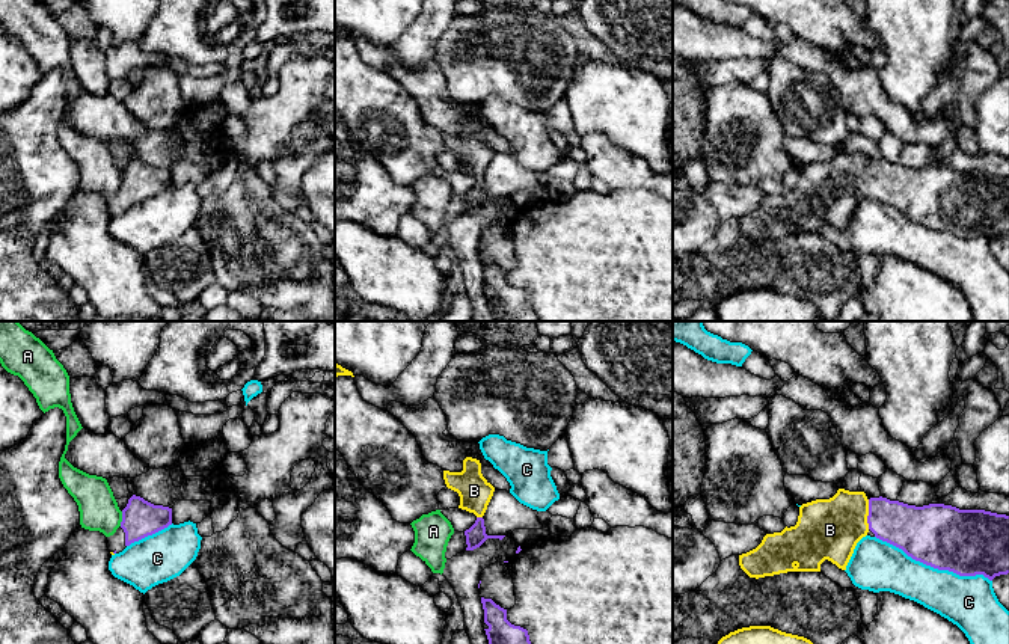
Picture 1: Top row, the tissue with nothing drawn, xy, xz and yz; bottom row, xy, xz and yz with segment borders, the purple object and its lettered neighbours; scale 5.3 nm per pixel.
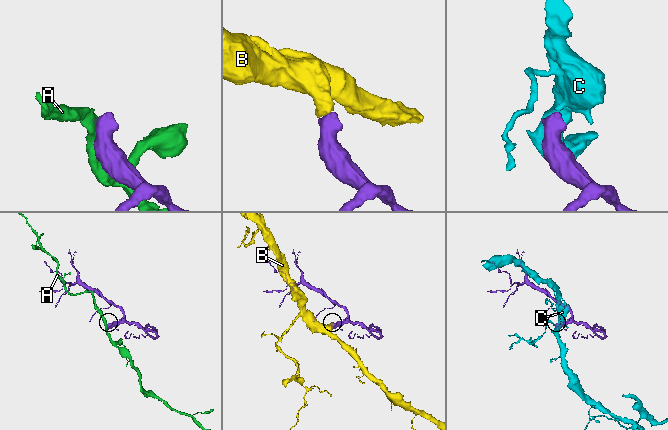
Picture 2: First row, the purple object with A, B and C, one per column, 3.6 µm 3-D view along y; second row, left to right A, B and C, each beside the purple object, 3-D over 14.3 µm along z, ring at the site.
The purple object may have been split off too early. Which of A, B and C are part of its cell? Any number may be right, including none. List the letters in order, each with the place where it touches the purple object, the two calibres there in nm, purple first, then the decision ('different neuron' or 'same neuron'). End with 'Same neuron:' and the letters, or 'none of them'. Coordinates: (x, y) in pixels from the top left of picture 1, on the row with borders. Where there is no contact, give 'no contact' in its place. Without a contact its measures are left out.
A: xy (122, 519) | 190/200 nm | different neuron
B: yz (869, 515) | 240/320 nm | same neuron
C: yz (934, 567) | 360/280 nm | different neuron
Same neuron: B

